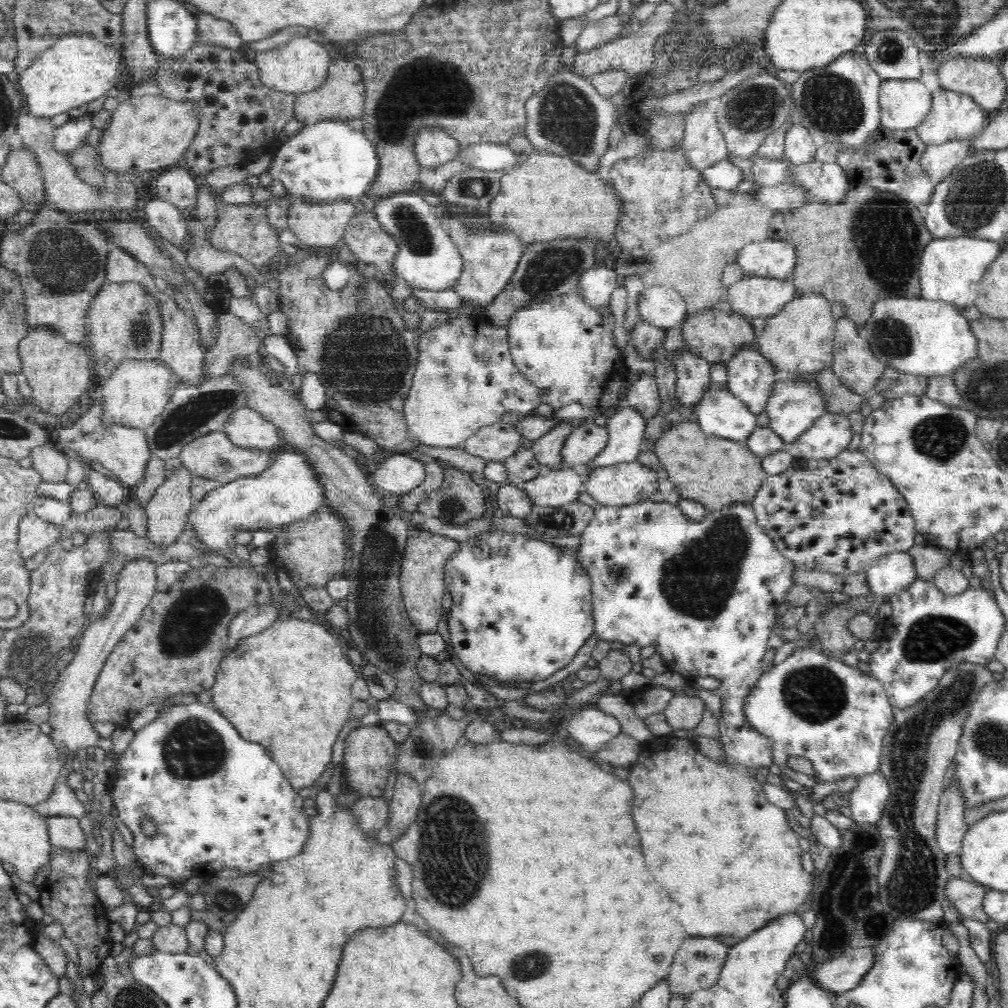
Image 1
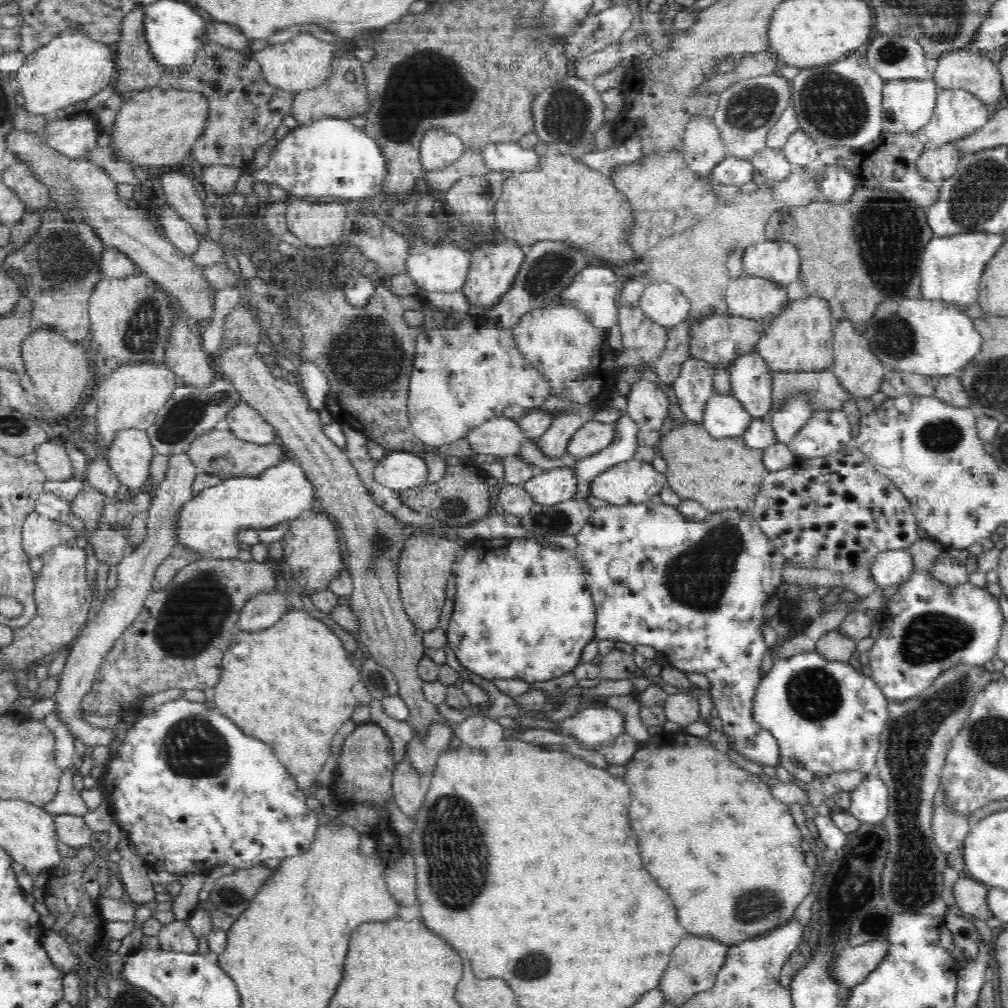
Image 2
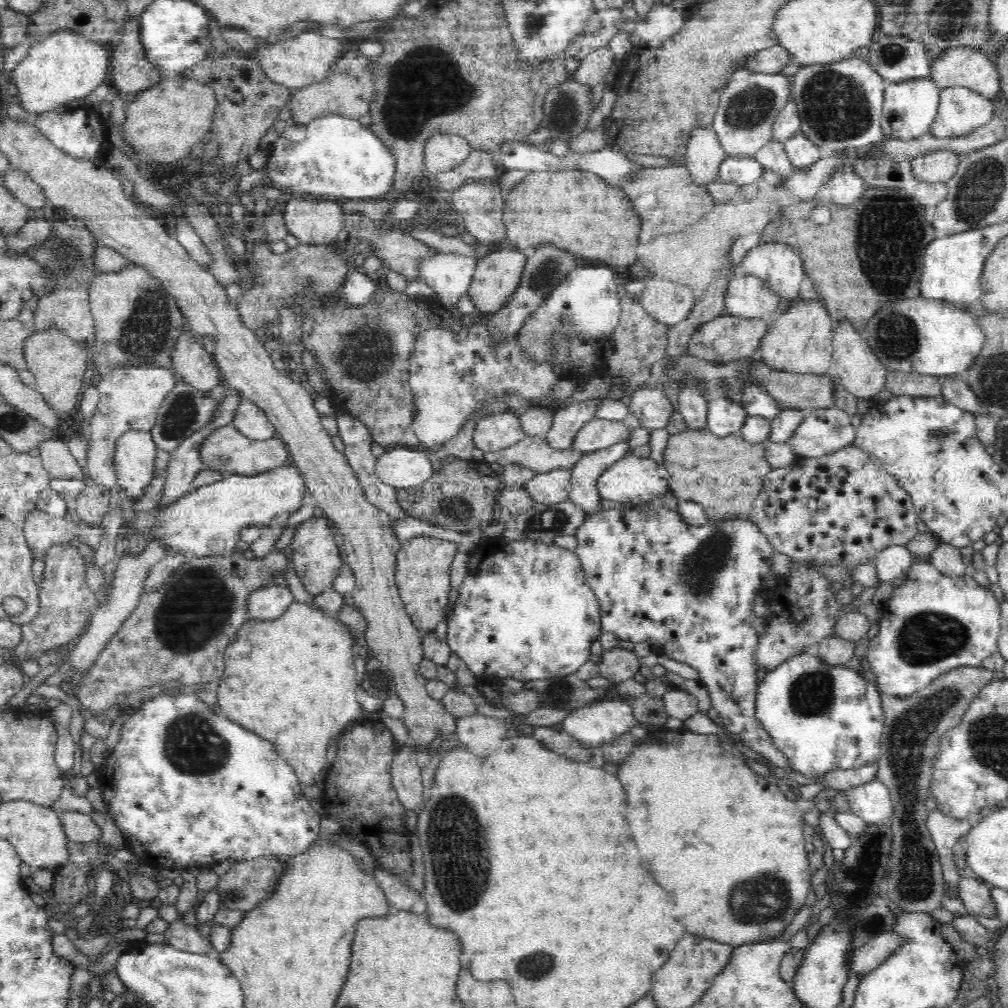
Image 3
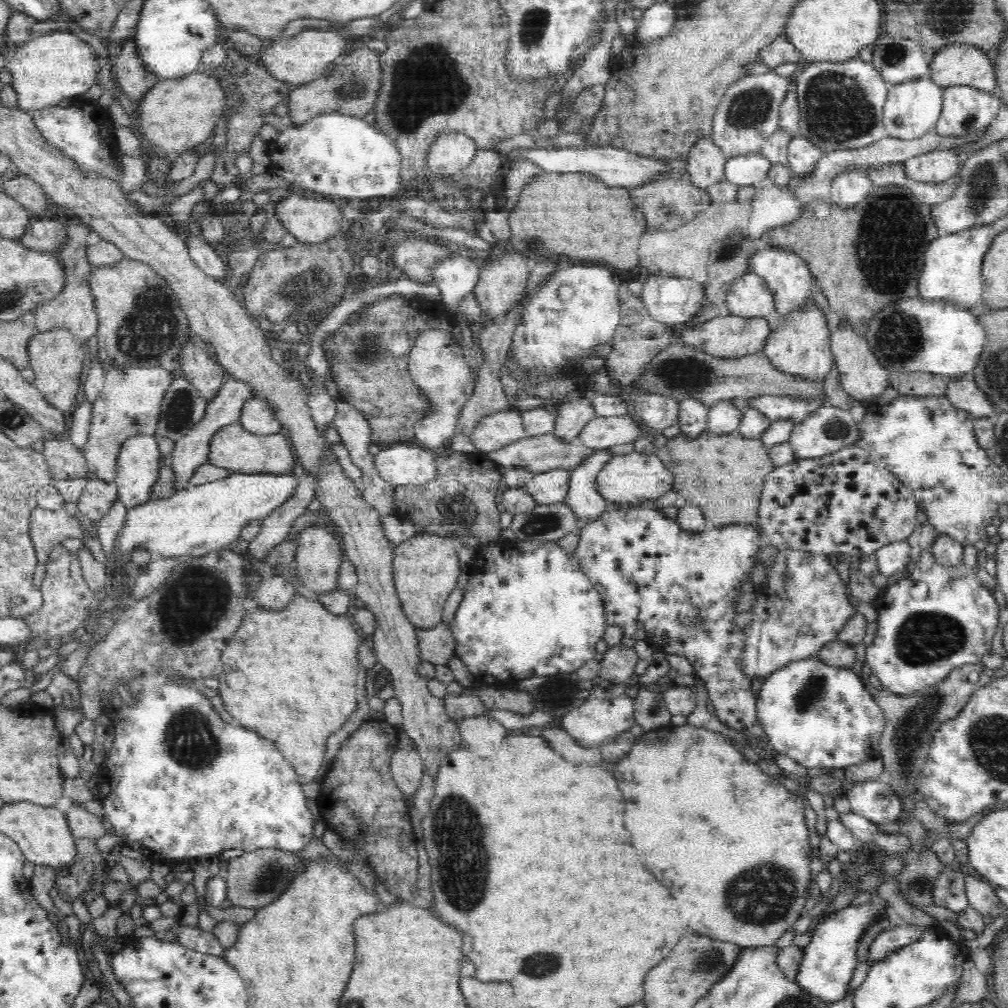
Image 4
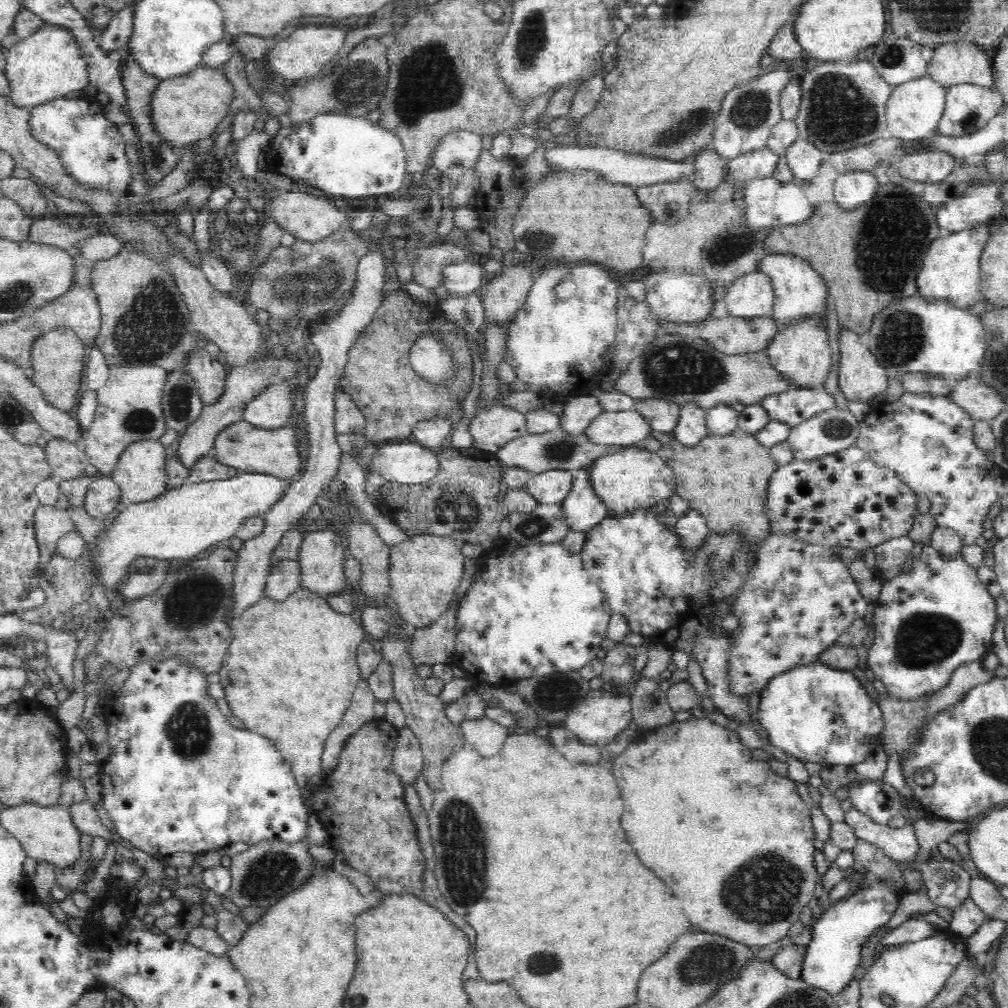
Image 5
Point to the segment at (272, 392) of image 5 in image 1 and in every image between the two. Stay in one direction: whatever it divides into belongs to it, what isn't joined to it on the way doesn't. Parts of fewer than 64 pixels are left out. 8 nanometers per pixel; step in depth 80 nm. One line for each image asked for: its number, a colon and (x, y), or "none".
1: (246, 428)
2: (247, 424)
3: (248, 419)
4: (257, 416)

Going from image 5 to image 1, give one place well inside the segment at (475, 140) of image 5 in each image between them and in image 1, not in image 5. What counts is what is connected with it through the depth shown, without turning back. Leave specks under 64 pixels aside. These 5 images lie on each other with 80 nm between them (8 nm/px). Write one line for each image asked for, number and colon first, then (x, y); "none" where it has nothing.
1: (433, 147)
2: (438, 149)
3: (443, 152)
4: (452, 152)

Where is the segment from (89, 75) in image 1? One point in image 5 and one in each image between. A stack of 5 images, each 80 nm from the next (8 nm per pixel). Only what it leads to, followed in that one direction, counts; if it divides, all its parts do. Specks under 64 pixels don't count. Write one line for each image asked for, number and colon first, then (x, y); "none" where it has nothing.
2: (72, 67)
3: (65, 66)
4: (47, 69)
5: (49, 64)

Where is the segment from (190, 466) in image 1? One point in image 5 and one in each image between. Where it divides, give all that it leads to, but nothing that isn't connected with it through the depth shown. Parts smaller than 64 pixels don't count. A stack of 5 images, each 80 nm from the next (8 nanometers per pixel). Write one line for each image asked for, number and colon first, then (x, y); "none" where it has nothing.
2: (219, 452)
3: (225, 449)
4: (233, 447)
5: (240, 445)

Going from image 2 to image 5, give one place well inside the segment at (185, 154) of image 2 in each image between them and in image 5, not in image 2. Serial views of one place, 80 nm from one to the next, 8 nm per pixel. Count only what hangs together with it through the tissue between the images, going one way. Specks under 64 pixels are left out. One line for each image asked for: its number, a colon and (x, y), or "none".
3: (165, 123)
4: (176, 115)
5: (184, 109)

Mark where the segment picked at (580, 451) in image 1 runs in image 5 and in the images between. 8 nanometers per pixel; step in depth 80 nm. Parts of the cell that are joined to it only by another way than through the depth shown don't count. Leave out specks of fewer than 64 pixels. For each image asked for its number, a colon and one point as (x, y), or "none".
2: (592, 436)
3: (597, 434)
4: (602, 433)
5: (627, 427)

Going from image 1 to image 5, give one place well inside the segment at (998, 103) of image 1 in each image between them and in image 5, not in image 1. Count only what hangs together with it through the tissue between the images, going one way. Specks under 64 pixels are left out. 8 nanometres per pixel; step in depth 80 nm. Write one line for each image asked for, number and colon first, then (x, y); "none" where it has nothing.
2: (974, 72)
3: (965, 66)
4: (961, 64)
5: (959, 62)

